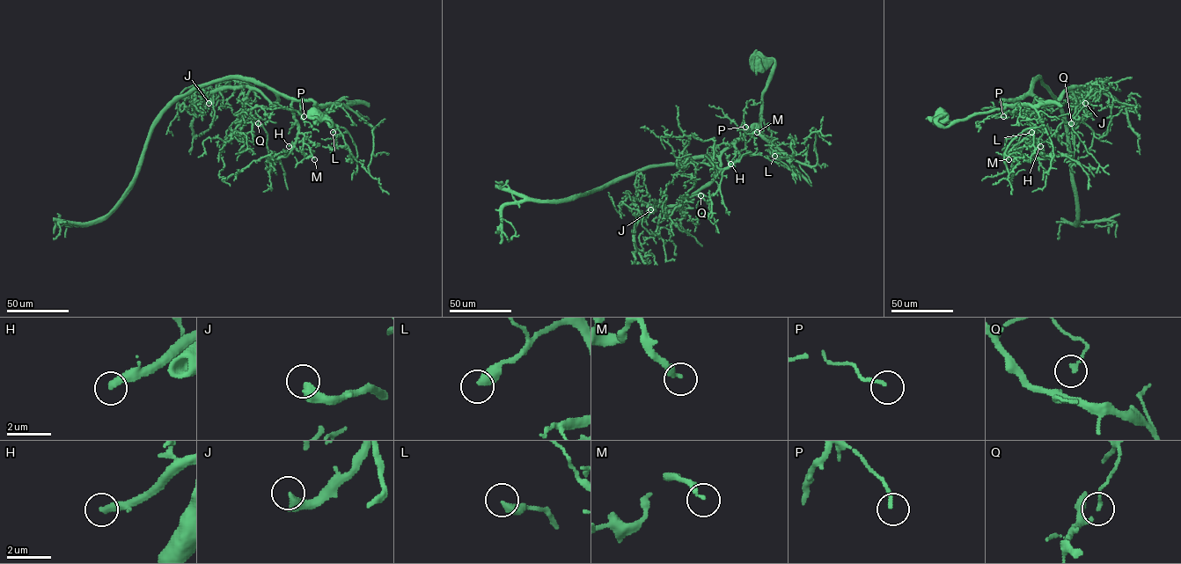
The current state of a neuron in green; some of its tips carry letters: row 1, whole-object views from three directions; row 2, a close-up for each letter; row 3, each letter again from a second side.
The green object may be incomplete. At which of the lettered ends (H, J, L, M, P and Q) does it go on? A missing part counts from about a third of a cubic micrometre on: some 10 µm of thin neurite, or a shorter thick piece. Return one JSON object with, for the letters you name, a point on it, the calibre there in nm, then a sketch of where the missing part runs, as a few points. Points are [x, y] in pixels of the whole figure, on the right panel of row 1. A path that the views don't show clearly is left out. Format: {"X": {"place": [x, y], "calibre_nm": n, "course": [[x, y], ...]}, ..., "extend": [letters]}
{"H": {"place": [1040, 146], "calibre_nm": 360}, "M": {"place": [1008, 159], "calibre_nm": 260}, "extend": ["H", "M"]}

